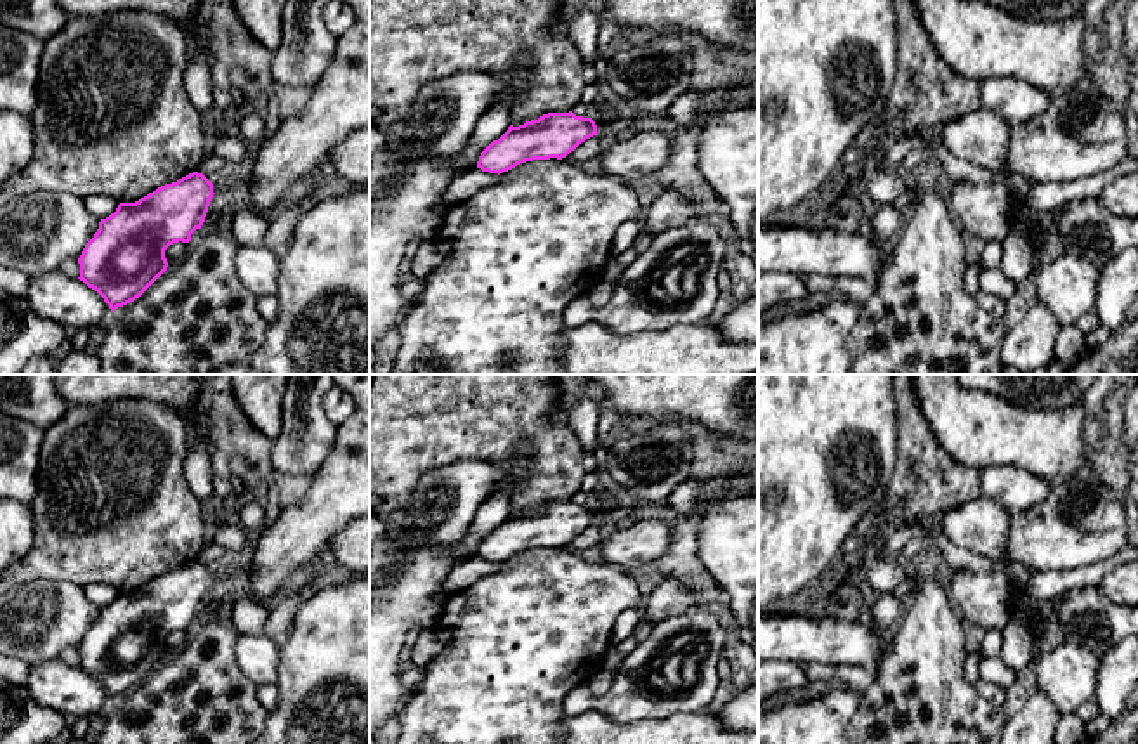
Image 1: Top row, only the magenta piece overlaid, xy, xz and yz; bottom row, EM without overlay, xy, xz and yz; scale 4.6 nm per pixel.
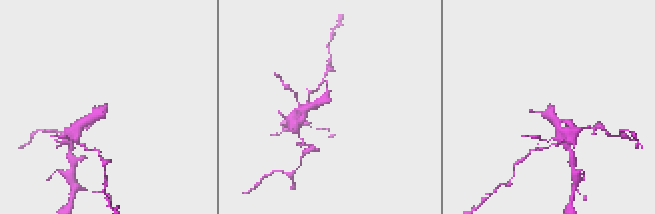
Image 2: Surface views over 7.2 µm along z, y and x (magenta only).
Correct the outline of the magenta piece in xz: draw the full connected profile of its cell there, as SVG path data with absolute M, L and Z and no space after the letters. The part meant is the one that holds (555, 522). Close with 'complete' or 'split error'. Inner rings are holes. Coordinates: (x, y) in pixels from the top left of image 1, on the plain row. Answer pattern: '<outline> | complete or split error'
M548 501L513 515L493 529L479 545L477 557L503 562L533 548L566 546L581 531L597 524L592 506L569 501Z | complete

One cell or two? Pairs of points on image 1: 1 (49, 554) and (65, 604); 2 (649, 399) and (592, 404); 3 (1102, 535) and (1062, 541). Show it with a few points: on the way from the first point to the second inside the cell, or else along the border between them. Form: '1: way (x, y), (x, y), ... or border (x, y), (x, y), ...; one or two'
1: border (18, 585), (35, 580), (66, 580), (84, 588); two
2: border (595, 392), (602, 404); two
3: way (1092, 535), (1072, 536); one

